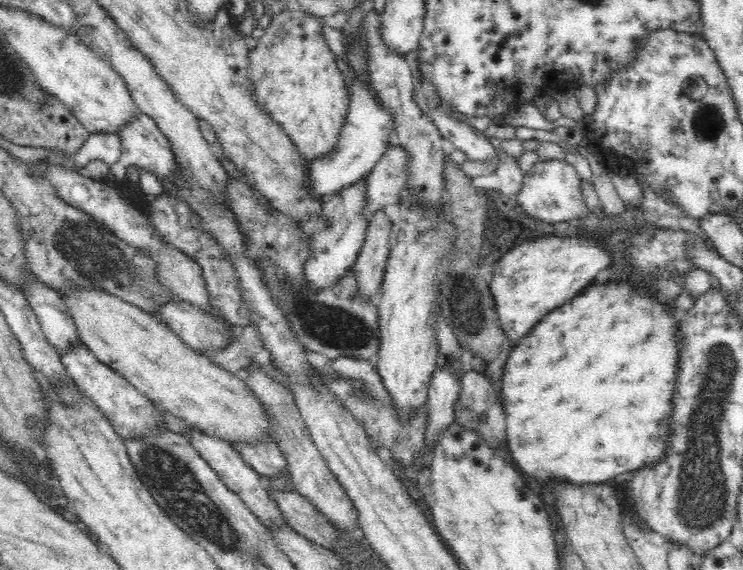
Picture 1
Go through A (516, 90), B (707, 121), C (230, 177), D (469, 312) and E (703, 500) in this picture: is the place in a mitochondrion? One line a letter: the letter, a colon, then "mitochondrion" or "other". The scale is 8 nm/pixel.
A: other
B: mitochondrion
C: other
D: mitochondrion
E: mitochondrion

